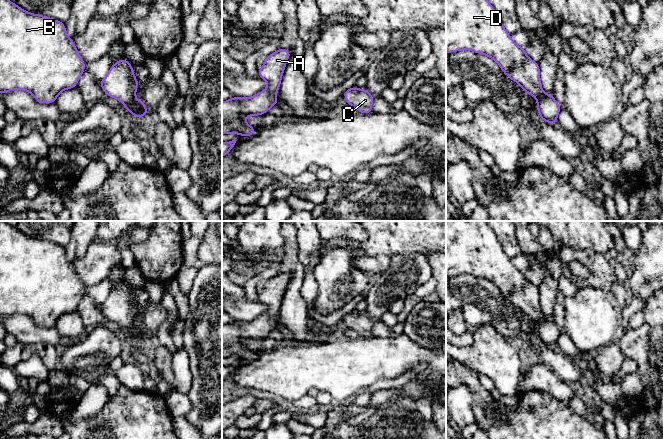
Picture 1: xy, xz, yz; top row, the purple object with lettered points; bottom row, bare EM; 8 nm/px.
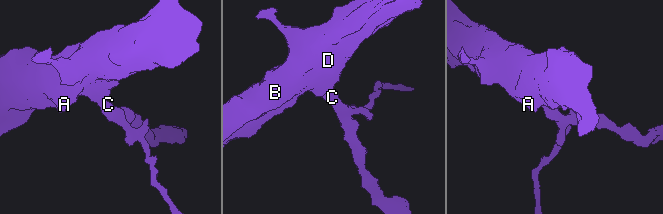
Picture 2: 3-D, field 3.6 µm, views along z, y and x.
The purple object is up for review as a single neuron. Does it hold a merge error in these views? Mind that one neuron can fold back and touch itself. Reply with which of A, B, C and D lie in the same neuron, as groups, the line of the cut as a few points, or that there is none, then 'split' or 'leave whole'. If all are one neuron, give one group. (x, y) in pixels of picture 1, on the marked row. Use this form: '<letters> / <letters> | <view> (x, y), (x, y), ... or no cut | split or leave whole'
A B C D | no cut | leave whole

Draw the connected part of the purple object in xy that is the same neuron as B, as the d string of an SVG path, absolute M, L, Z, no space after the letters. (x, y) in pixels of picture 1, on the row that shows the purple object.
M0 0L0 93L23 90L31 93L36 102L53 104L62 91L77 87L85 64L73 38L67 36L65 23L27 12L10 0Z

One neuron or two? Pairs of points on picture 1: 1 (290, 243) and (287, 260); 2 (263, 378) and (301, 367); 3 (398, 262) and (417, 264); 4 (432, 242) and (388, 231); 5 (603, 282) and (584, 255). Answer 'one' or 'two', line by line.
1: one
2: one
3: one
4: one
5: one

